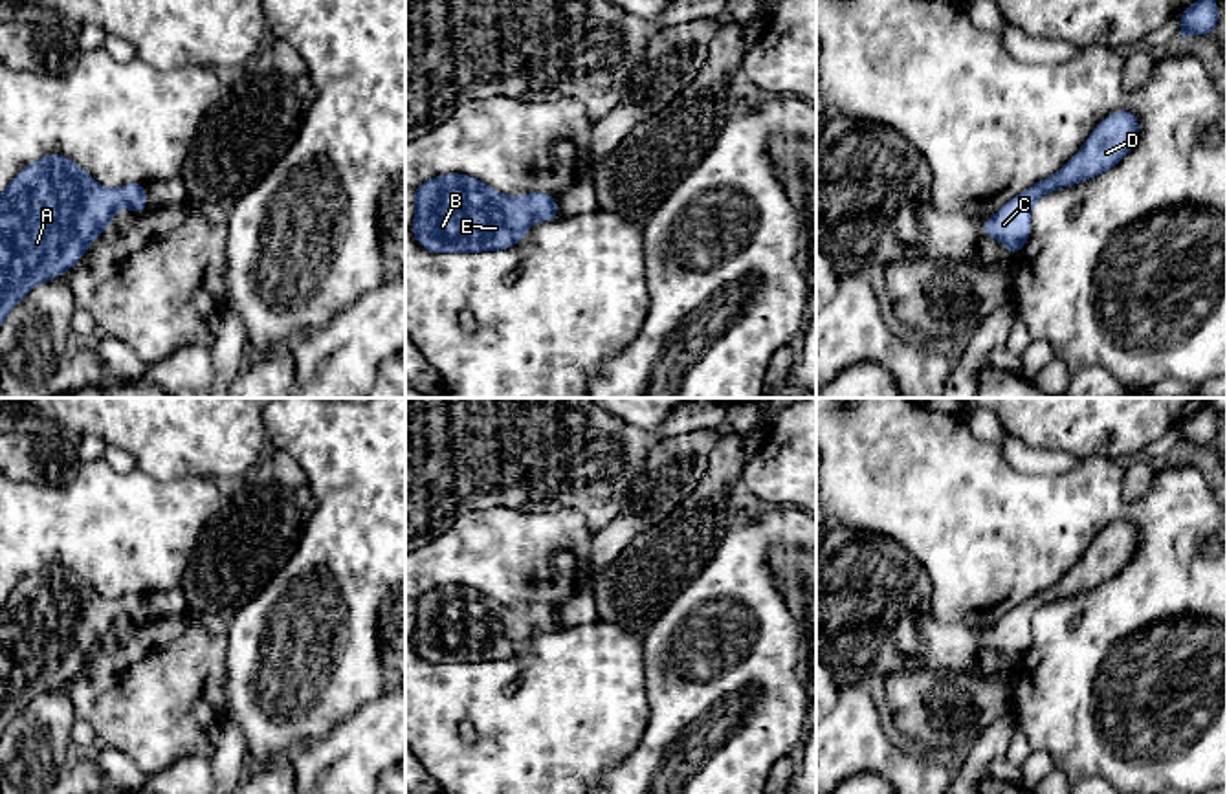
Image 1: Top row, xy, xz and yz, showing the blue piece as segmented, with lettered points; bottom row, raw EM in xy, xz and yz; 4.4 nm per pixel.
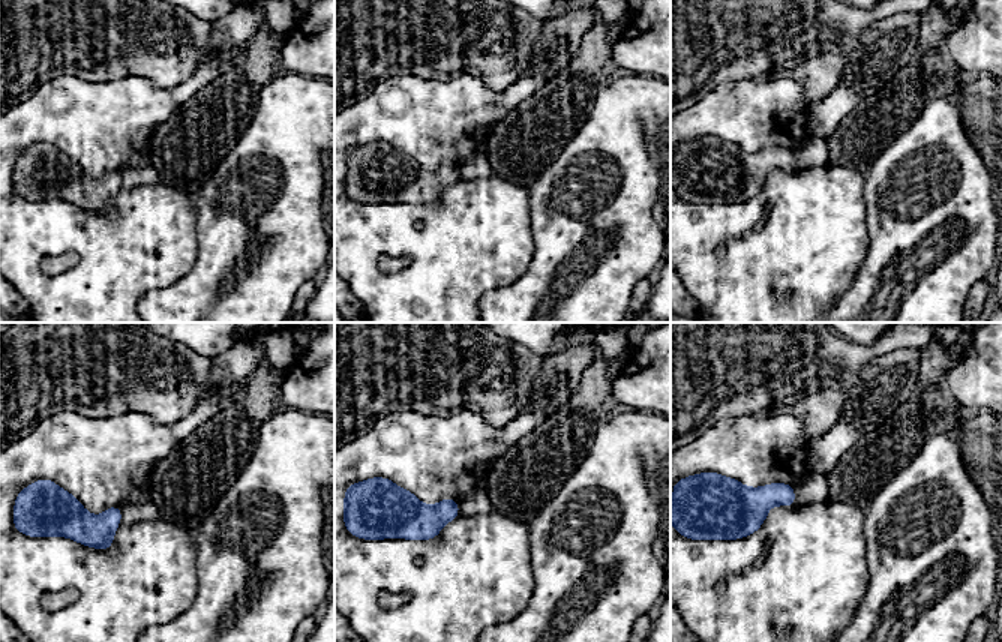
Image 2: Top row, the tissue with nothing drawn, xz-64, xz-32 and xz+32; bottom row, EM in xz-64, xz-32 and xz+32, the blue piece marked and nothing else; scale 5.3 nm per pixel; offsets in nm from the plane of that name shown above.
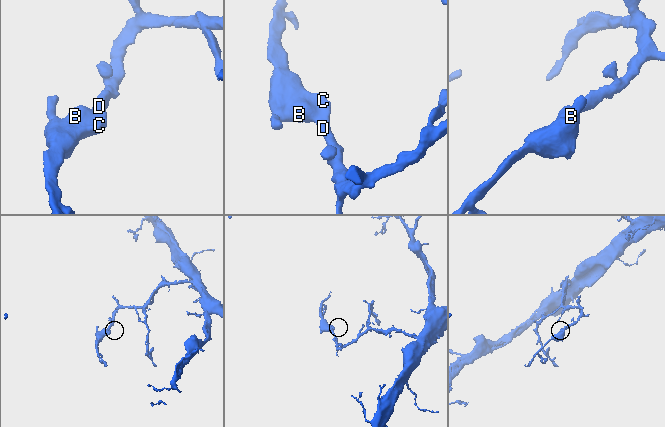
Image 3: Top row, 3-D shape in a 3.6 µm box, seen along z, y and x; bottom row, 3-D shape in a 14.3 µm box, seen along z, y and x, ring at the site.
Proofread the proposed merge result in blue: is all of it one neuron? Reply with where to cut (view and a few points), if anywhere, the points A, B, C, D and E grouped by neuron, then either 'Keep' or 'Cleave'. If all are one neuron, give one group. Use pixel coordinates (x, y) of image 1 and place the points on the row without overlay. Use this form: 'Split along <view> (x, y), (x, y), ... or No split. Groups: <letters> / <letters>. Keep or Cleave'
No split. Groups: A B C D E. Keep

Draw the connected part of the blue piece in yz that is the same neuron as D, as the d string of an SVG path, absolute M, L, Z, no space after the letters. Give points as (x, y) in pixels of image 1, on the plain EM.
M1130 521L1111 523L1060 581L1018 603L994 627L981 633L981 645L994 647L1014 667L1031 647L1031 622L1042 607L1113 579L1135 559L1137 548L1139 528Z

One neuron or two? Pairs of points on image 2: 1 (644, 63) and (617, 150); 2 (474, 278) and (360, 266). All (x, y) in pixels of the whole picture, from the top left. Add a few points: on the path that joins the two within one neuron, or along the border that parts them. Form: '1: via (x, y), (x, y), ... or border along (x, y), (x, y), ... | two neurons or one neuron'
1: border along (614, 71), (651, 75), (654, 78) | two neurons
2: via (446, 279), (443, 282), (389, 282) | one neuron

